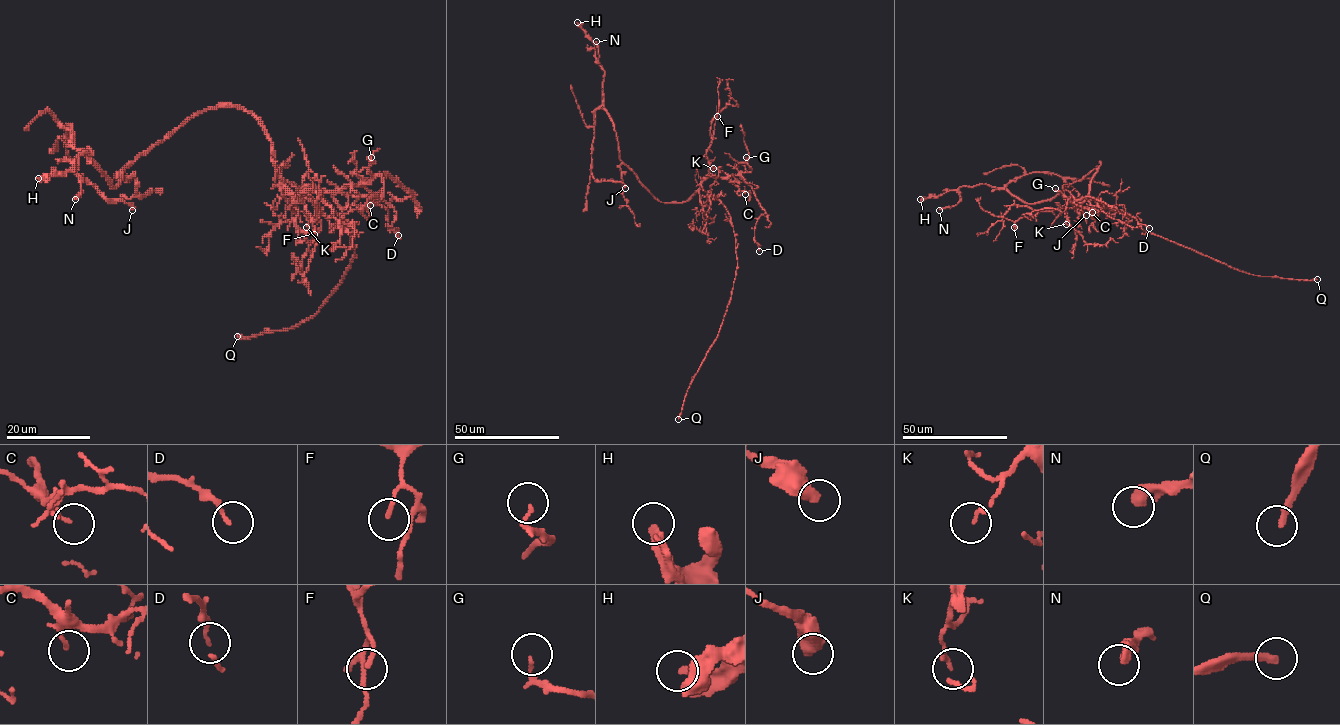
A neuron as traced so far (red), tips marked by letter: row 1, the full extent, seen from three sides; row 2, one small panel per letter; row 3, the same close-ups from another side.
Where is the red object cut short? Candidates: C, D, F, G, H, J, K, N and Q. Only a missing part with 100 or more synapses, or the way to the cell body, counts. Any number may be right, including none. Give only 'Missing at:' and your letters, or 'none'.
Missing at: Q

